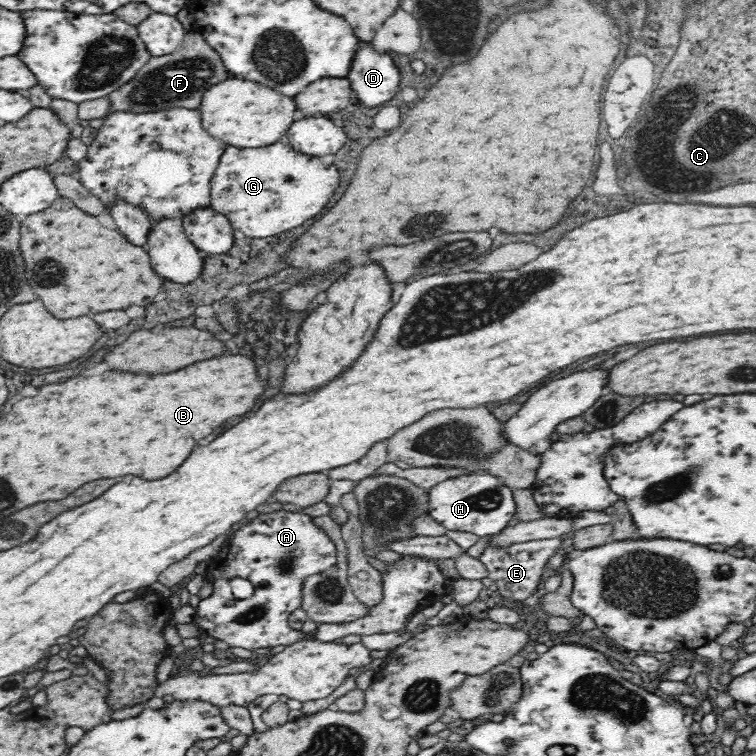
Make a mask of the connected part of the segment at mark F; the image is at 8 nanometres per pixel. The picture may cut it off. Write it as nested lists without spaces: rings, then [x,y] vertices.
[[[195,30],[186,32],[183,43],[172,55],[151,57],[136,73],[136,76],[124,84],[120,90],[110,94],[112,111],[156,112],[175,106],[199,109],[204,92],[228,80],[230,74],[220,57],[204,36]]]

